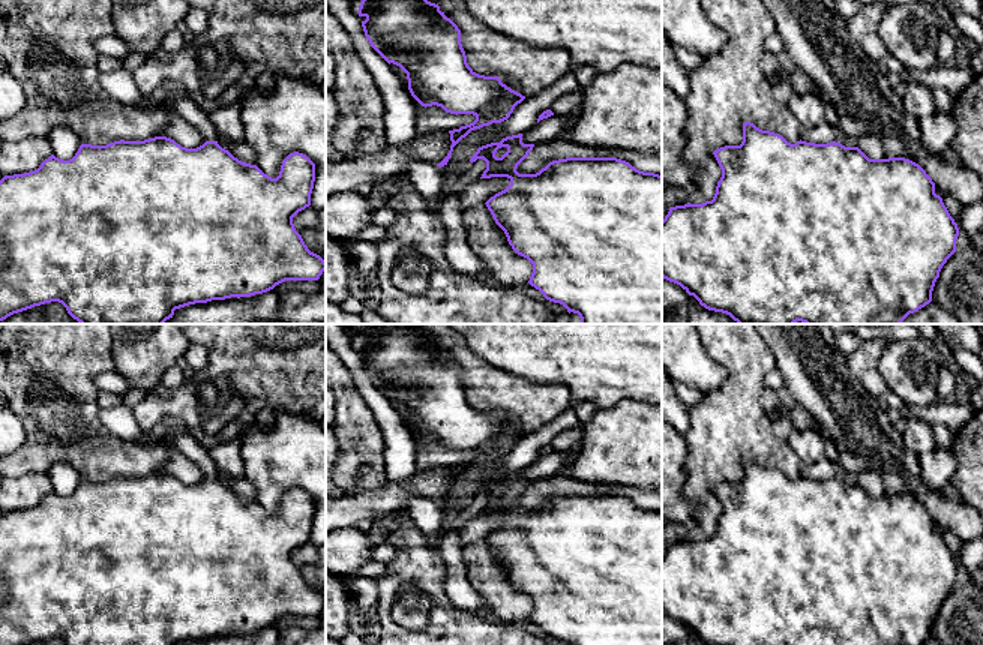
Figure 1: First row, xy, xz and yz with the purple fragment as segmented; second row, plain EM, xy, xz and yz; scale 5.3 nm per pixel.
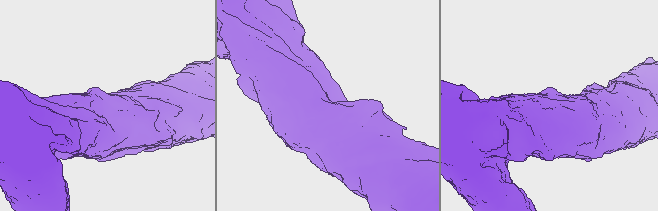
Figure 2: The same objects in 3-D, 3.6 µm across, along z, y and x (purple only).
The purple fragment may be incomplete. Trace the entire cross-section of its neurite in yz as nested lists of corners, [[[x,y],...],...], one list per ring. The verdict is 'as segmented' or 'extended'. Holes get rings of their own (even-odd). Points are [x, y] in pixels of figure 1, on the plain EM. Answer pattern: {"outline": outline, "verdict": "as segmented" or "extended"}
{"outline": [[[743,459],[740,482],[725,482],[713,488],[722,513],[711,537],[669,543],[662,556],[662,614],[680,621],[705,645],[921,645],[932,638],[932,627],[939,608],[956,588],[959,564],[942,534],[935,530],[935,519],[915,498],[905,494],[869,495],[858,483],[840,478],[815,480],[788,478],[782,471],[762,466],[753,459]]], "verdict": "as segmented"}

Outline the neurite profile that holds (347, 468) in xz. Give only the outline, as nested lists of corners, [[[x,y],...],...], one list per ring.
[[[350,447],[338,448],[332,480],[344,495],[357,494],[362,458]]]

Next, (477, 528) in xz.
[[[507,513],[477,514],[467,520],[461,528],[459,543],[461,548],[476,540],[485,540],[491,532],[504,526],[510,520]]]

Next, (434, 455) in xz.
[[[413,432],[411,435],[417,446],[417,456],[416,456],[417,471],[428,471],[459,465],[461,462],[470,460],[476,456],[476,452],[473,450],[456,452],[446,448],[441,442],[437,441],[425,444]]]

